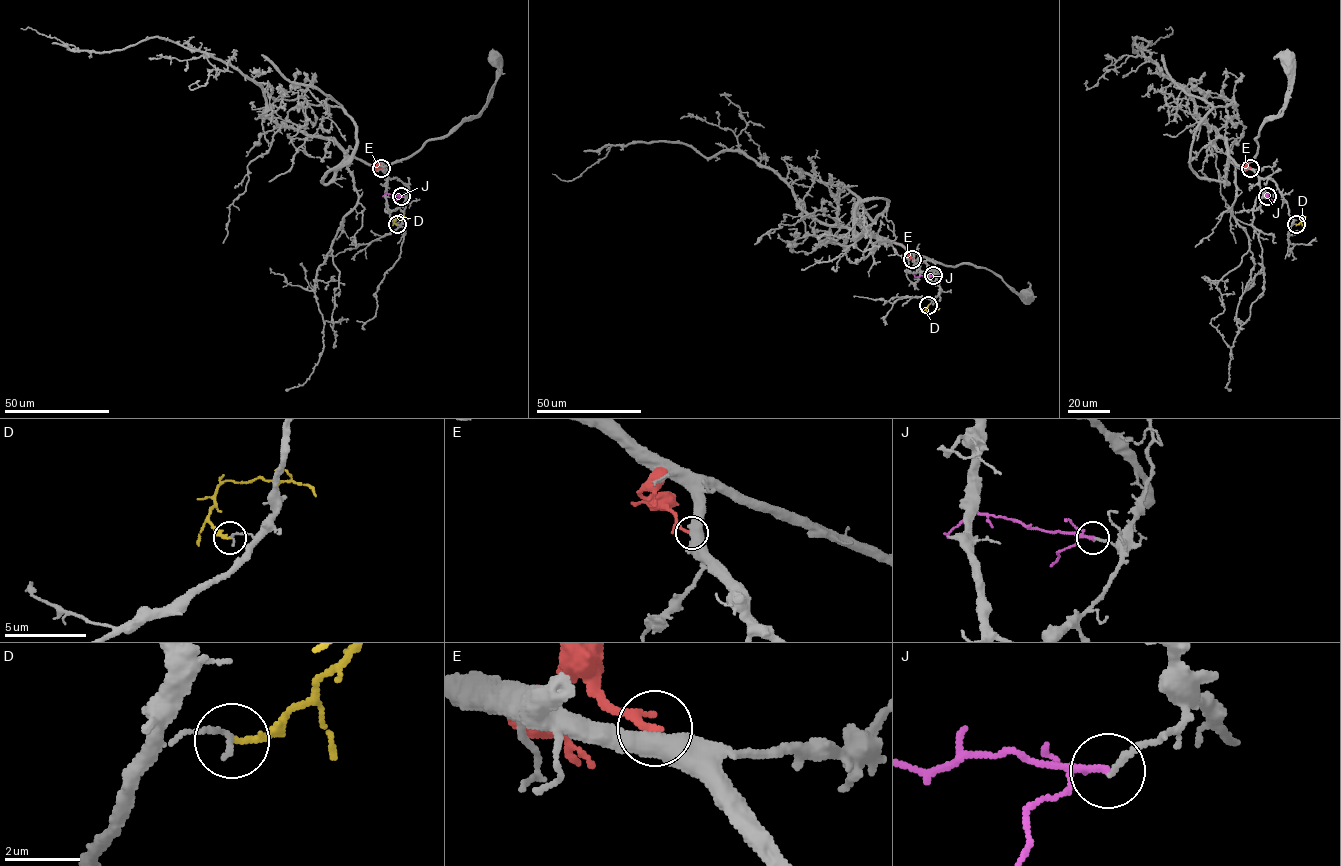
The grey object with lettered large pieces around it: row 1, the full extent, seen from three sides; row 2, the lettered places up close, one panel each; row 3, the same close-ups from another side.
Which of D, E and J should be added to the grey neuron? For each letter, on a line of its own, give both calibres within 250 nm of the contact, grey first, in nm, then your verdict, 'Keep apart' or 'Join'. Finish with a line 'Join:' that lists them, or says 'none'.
D: Thickness 140 nm (grey) against 150 nm. Keep apart
E: Thickness 550 nm (grey) against 220 nm. Keep apart
J: Thickness 180 nm (grey) against 150 nm. Keep apart
Join: none

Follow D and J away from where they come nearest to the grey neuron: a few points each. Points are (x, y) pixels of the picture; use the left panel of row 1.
D: (397, 225), (396, 217), (408, 219)
J: (401, 196), (386, 193), (382, 196)

